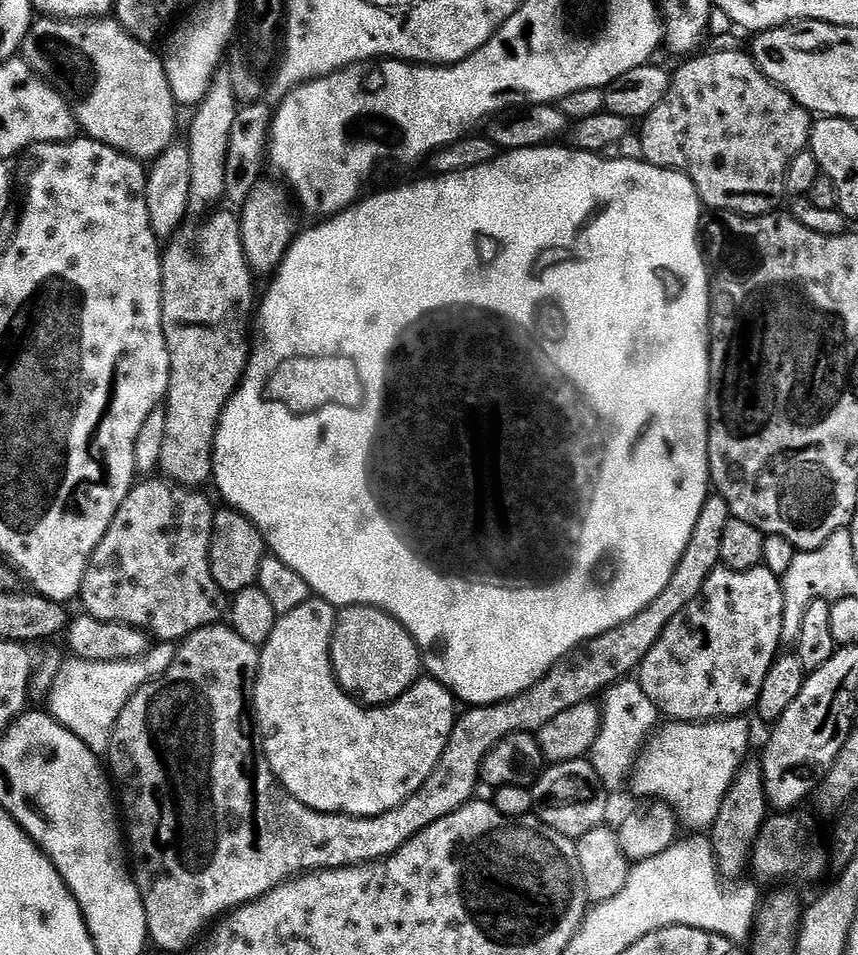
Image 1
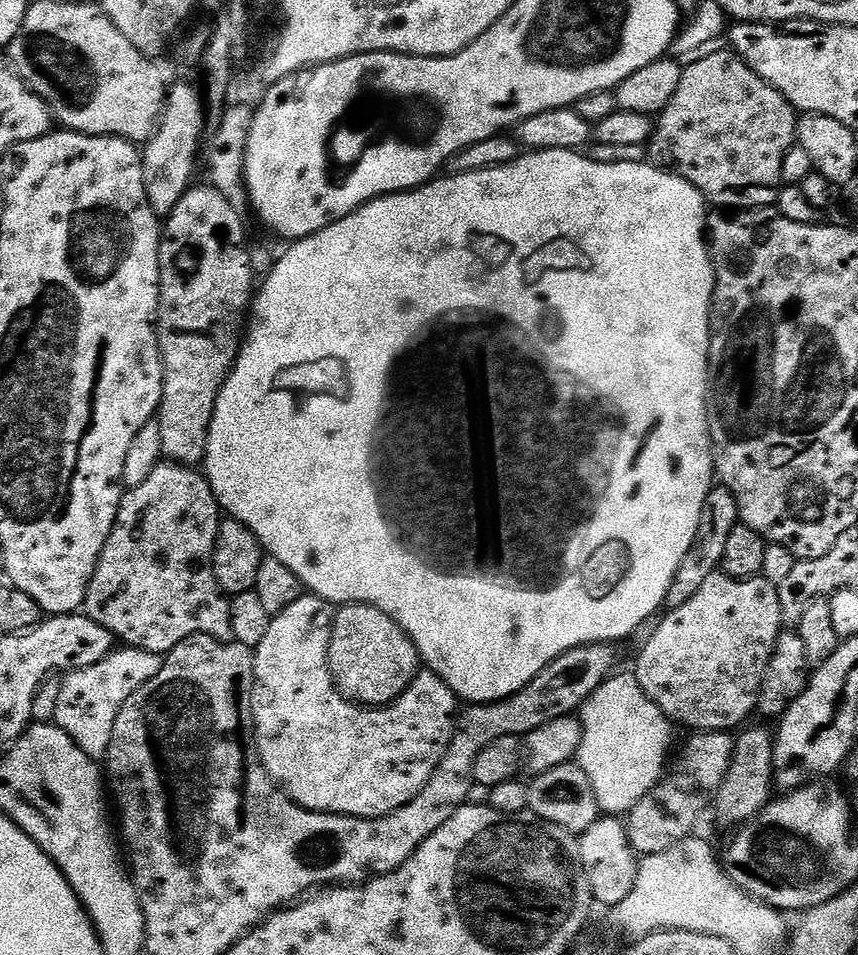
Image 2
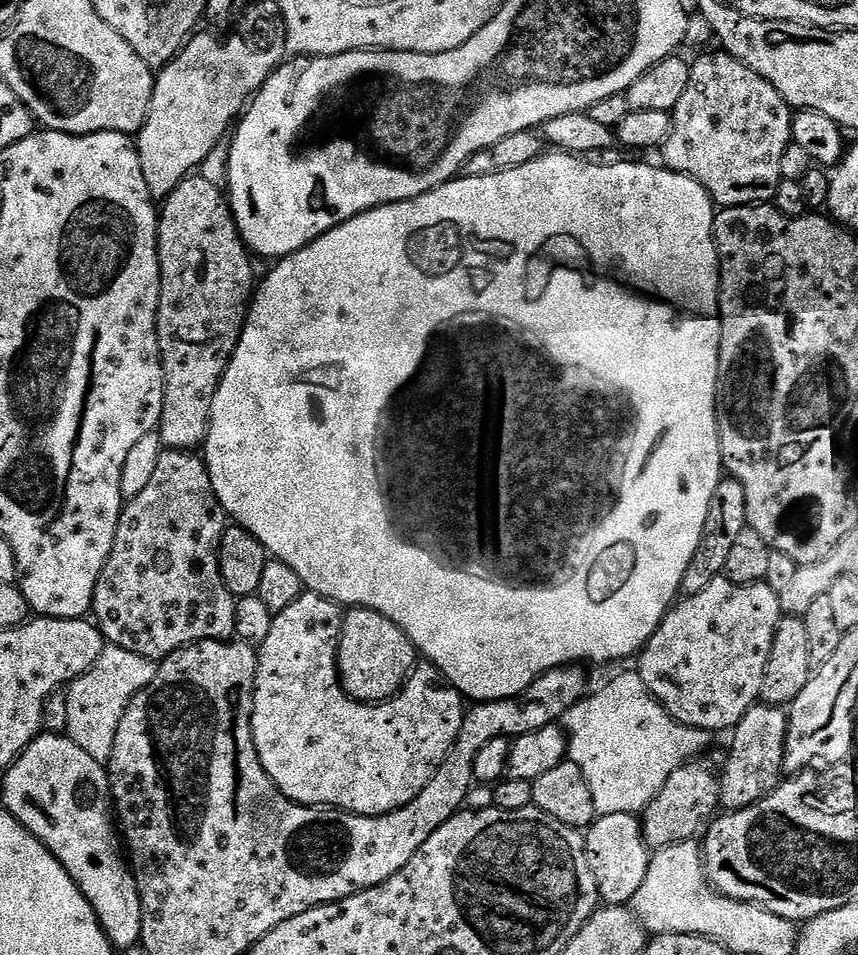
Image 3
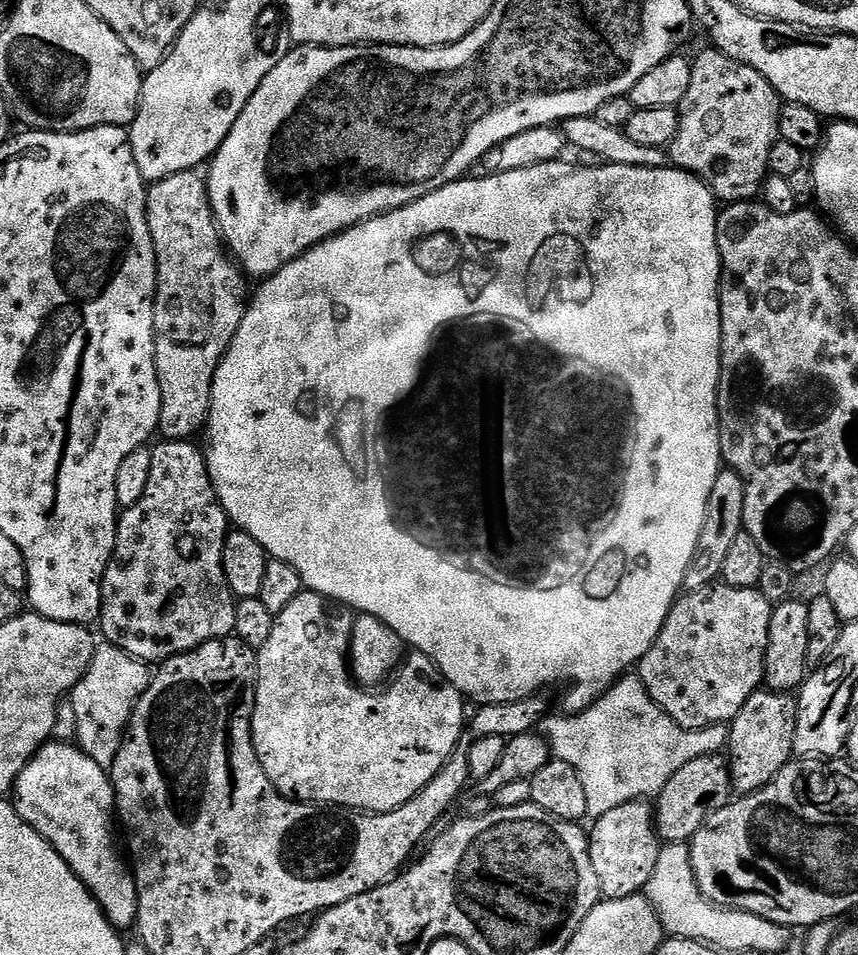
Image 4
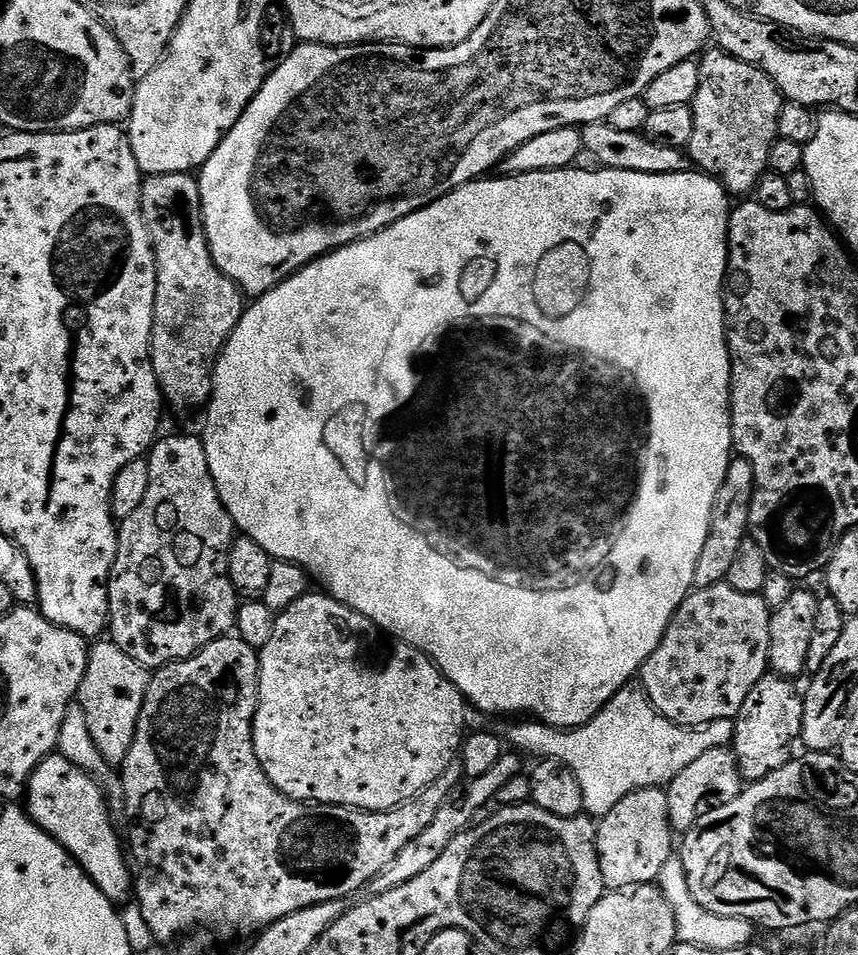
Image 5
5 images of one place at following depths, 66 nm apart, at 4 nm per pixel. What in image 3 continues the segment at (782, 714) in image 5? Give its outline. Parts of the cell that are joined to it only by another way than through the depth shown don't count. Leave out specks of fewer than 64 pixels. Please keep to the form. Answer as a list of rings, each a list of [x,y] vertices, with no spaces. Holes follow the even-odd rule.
[[[758,702],[731,729],[732,745],[728,748],[728,757],[724,760],[724,769],[719,769],[720,808],[728,812],[737,812],[770,794],[780,784],[786,750],[786,734],[788,733],[788,713],[779,704]]]

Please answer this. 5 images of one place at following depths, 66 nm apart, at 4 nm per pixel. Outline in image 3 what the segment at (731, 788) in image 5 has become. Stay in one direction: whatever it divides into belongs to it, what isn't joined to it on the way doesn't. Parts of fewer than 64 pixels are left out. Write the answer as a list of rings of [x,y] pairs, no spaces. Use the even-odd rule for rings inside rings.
[[[700,762],[683,764],[678,770],[674,770],[674,774],[670,774],[670,778],[666,778],[666,786],[662,786],[662,790],[658,790],[656,797],[644,807],[644,840],[652,850],[691,841],[696,836],[695,832],[699,833],[706,822],[717,815],[719,808],[720,782],[717,773],[703,768]]]

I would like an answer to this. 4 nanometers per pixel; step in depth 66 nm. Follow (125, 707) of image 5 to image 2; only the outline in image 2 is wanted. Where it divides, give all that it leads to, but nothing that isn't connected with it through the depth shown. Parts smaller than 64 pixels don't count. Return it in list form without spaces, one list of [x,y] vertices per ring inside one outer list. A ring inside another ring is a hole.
[[[120,646],[102,658],[102,662],[67,673],[58,690],[56,727],[63,730],[91,760],[103,761],[114,734],[114,722],[118,722],[118,714],[122,706],[126,706],[126,698],[130,698],[134,690],[146,686],[146,682],[158,674],[161,663],[161,653]]]

